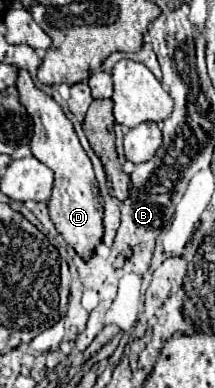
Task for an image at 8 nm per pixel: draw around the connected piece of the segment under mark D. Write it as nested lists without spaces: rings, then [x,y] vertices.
[[[26,69],[18,71],[16,87],[20,93],[20,103],[24,103],[24,109],[28,111],[28,115],[32,117],[32,123],[34,123],[34,133],[30,139],[32,155],[54,171],[54,187],[52,187],[52,195],[48,199],[50,219],[56,225],[58,233],[66,239],[66,243],[72,245],[74,251],[82,259],[88,259],[92,255],[94,247],[100,243],[102,233],[104,233],[102,197],[98,193],[98,183],[96,183],[96,177],[92,171],[92,163],[90,163],[86,151],[82,149],[76,133],[74,133],[74,127],[72,127],[70,119],[64,115],[62,107],[50,95],[46,95],[42,89],[38,89],[34,85],[34,81]]]

